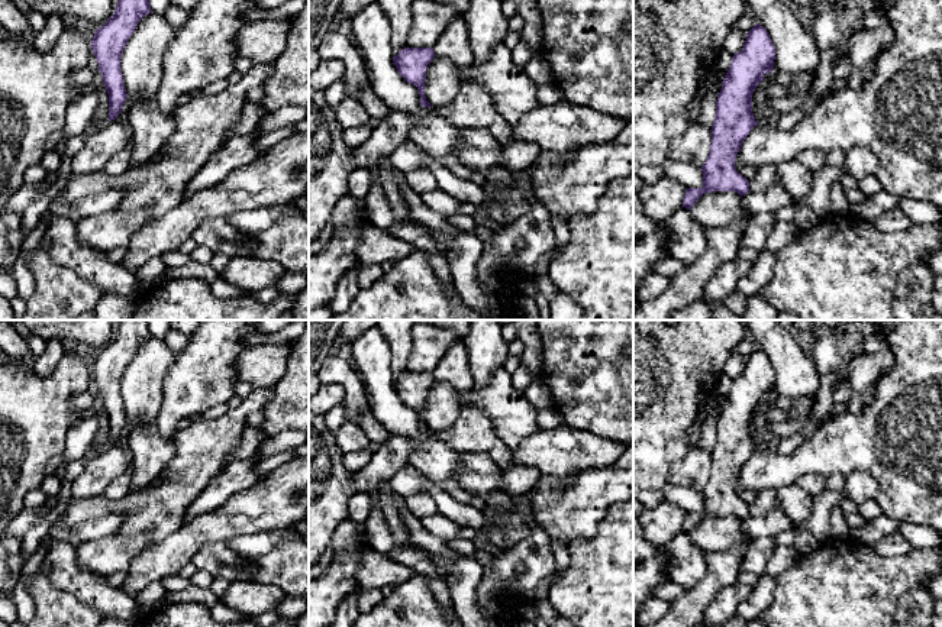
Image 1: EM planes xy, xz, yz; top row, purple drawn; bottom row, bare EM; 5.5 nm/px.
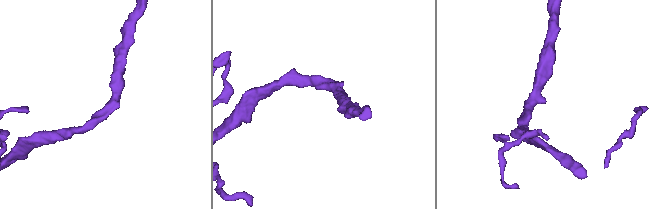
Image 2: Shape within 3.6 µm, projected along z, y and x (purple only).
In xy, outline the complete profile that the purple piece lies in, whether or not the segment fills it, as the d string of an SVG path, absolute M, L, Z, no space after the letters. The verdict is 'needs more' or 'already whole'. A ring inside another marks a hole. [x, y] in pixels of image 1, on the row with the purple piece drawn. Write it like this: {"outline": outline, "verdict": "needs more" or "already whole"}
{"outline": "M119 0L116 12L94 30L91 49L109 94L109 122L117 119L128 98L120 71L122 52L141 19L149 13L149 0Z", "verdict": "already whole"}

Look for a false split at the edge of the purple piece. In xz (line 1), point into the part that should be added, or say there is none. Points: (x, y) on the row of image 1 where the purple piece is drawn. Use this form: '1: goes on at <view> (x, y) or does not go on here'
1: does not go on here

